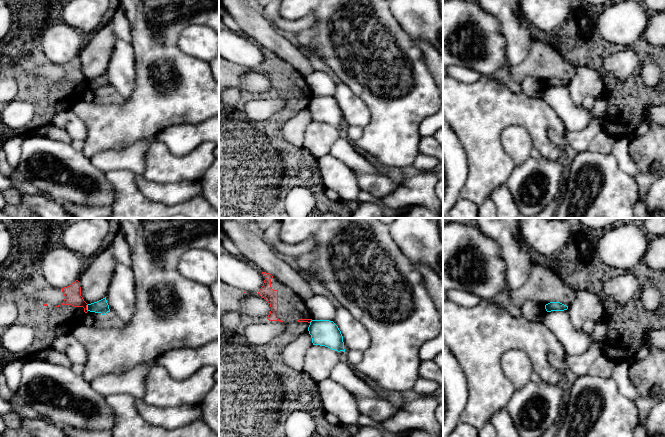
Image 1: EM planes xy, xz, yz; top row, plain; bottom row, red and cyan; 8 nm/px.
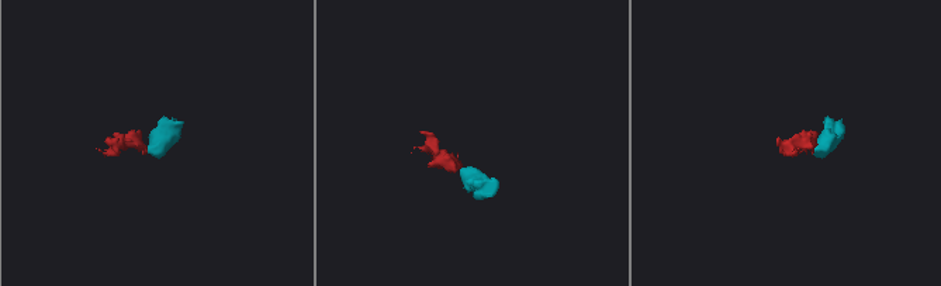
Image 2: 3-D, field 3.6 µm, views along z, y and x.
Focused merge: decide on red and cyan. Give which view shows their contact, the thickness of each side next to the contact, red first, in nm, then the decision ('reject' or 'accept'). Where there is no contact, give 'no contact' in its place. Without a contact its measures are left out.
xy | 140/110 nm | reject

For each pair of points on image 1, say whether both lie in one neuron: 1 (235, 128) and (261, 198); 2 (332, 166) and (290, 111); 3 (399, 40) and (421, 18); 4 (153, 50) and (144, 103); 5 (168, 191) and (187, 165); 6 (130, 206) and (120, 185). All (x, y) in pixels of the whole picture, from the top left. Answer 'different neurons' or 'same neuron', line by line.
1: same neuron
2: different neurons
3: same neuron
4: same neuron
5: different neurons
6: same neuron

